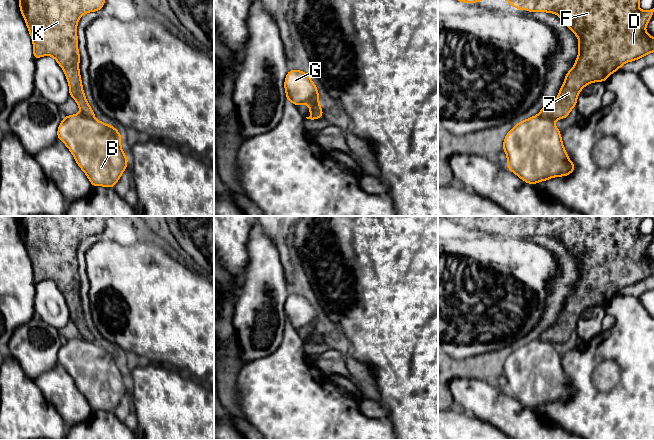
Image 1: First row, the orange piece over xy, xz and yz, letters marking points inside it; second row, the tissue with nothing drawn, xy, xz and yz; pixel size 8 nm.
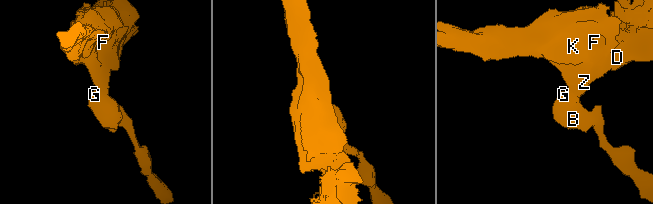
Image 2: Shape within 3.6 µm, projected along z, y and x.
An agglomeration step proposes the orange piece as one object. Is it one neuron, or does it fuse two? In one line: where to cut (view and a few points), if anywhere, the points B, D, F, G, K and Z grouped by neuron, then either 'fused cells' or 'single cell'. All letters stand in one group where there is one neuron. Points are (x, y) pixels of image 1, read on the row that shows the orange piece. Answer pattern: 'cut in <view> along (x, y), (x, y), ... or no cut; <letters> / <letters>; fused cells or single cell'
cut in yz along (539, 114), (553, 120); B G / D F K Z; fused cells

